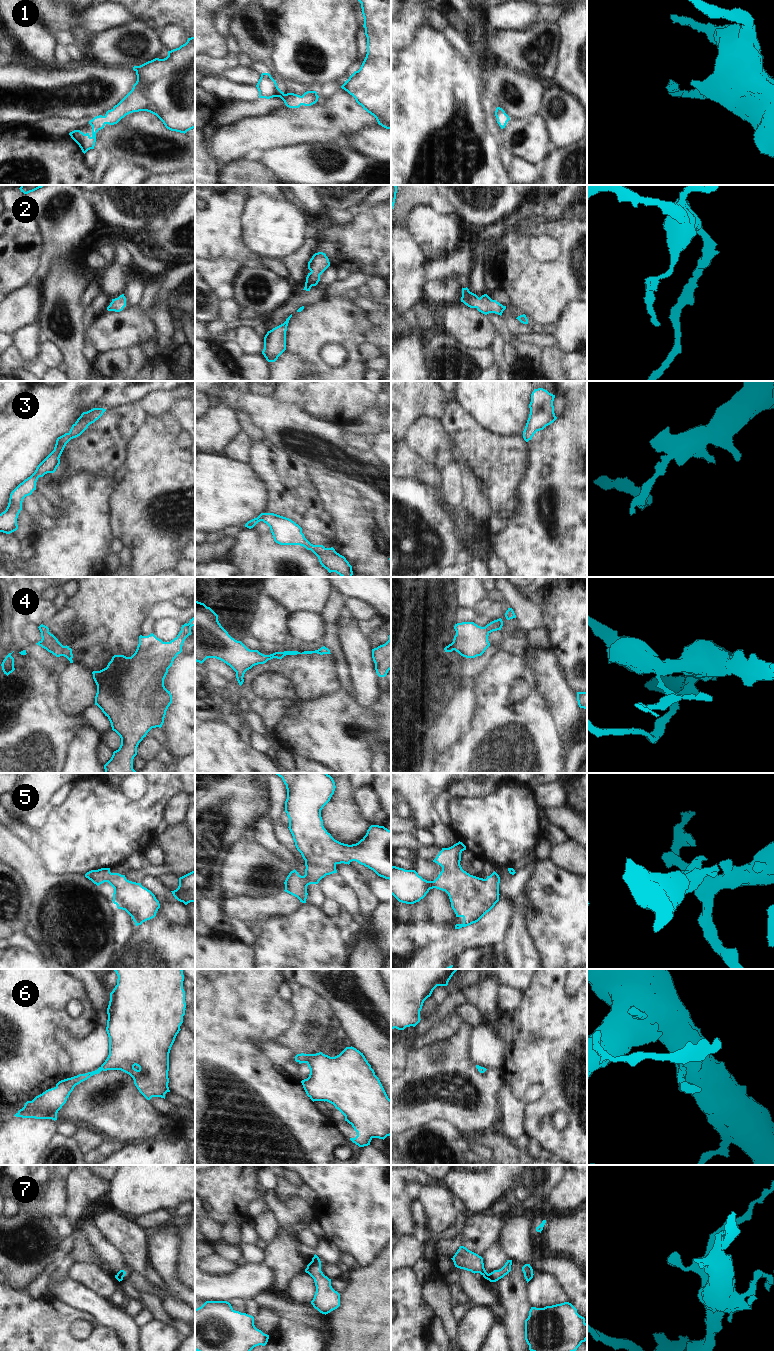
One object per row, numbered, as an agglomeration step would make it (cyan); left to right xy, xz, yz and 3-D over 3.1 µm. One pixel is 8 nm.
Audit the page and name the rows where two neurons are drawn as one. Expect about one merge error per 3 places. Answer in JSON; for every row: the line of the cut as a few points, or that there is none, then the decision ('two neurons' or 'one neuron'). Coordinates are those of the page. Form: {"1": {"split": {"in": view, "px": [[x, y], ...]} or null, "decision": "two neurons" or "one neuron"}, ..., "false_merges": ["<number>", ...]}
{"1": {"split": null, "decision": "one neuron"}, "2": {"split": null, "decision": "one neuron"}, "3": {"split": null, "decision": "one neuron"}, "4": {"split": null, "decision": "one neuron"}, "5": {"split": null, "decision": "one neuron"}, "6": {"split": null, "decision": "one neuron"}, "7": {"split": null, "decision": "one neuron"}, "false_merges": []}

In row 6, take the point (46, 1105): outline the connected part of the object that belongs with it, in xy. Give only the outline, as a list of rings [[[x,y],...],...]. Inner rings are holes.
[[[114,969],[116,972],[118,979],[117,979],[117,985],[113,989],[113,991],[110,993],[110,1001],[107,1008],[107,1014],[108,1014],[108,1020],[107,1020],[107,1027],[106,1031],[109,1037],[109,1055],[105,1062],[95,1071],[88,1072],[85,1074],[79,1074],[77,1076],[67,1078],[64,1080],[59,1081],[54,1088],[48,1089],[42,1094],[36,1096],[32,1101],[27,1101],[22,1109],[20,1109],[14,1116],[16,1117],[22,1117],[22,1118],[35,1118],[35,1119],[52,1119],[57,1120],[57,1113],[62,1108],[62,1106],[66,1103],[67,1098],[69,1097],[70,1093],[73,1091],[74,1087],[81,1082],[87,1080],[91,1076],[95,1074],[99,1074],[102,1070],[121,1070],[127,1074],[129,1074],[133,1080],[134,1084],[139,1090],[139,1092],[147,1099],[150,1100],[152,1097],[161,1097],[165,1099],[165,1094],[167,1092],[170,1092],[168,1083],[168,1071],[169,1071],[169,1053],[171,1050],[171,1047],[175,1041],[175,1038],[177,1034],[179,1033],[180,1026],[183,1023],[183,1016],[185,1015],[185,991],[183,989],[183,981],[184,981],[184,975],[182,969]]]

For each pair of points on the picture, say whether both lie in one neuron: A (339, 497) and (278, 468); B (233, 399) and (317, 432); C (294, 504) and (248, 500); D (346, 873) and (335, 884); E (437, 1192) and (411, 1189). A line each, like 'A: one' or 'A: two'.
A: two
B: one
C: two
D: two
E: two

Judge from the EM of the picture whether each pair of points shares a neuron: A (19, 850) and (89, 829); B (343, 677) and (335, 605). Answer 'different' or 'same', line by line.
A: different
B: same

